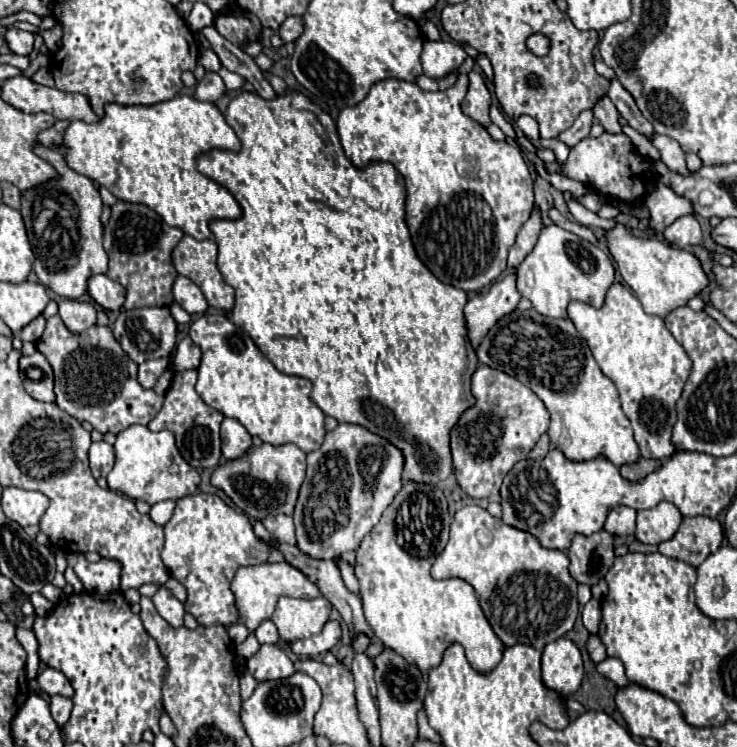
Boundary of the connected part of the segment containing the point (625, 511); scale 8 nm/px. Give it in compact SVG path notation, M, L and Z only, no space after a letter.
M628 506L614 508L604 524L606 532L612 532L614 536L630 536L636 530L636 510Z

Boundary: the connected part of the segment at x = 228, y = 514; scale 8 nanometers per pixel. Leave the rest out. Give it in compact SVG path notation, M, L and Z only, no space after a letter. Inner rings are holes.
M198 492L192 496L180 498L176 502L174 516L164 526L164 534L166 534L166 542L164 542L164 550L162 550L162 560L164 560L170 576L176 578L188 592L188 598L184 602L186 612L190 612L198 620L200 626L224 624L228 628L228 626L240 622L240 612L236 608L236 596L230 590L232 576L242 566L260 566L260 564L268 562L268 556L270 556L270 546L254 534L252 524L246 518L246 514L234 510L232 506L228 506L222 498L218 498L214 494Z

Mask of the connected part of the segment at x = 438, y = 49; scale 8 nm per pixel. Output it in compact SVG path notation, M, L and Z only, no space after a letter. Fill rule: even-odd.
M424 40L424 50L420 58L422 58L422 68L426 76L442 78L464 62L466 52L454 42Z

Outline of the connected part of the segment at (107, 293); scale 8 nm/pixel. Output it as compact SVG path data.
M96 274L88 280L88 294L110 312L118 312L124 306L124 286L104 274Z

